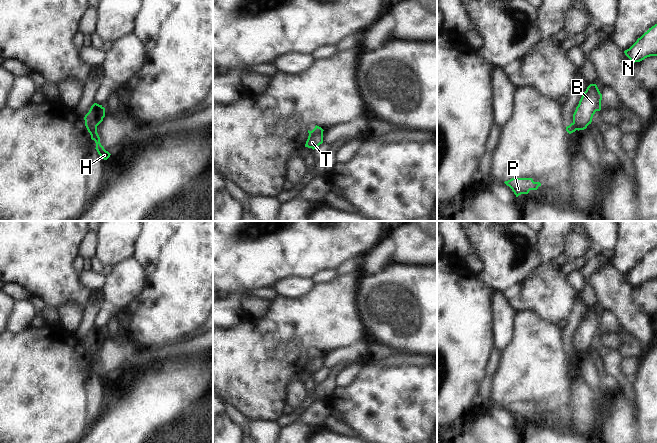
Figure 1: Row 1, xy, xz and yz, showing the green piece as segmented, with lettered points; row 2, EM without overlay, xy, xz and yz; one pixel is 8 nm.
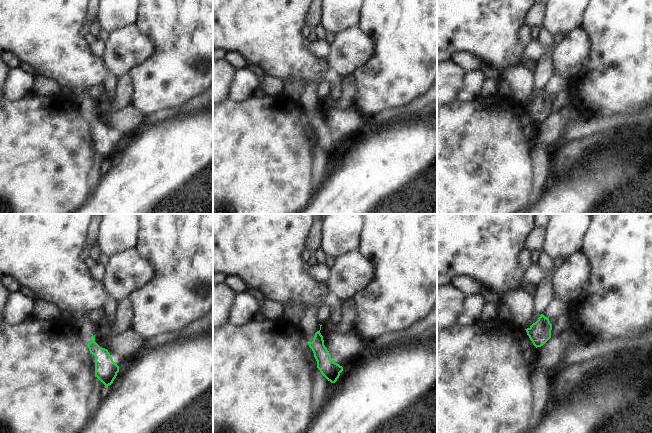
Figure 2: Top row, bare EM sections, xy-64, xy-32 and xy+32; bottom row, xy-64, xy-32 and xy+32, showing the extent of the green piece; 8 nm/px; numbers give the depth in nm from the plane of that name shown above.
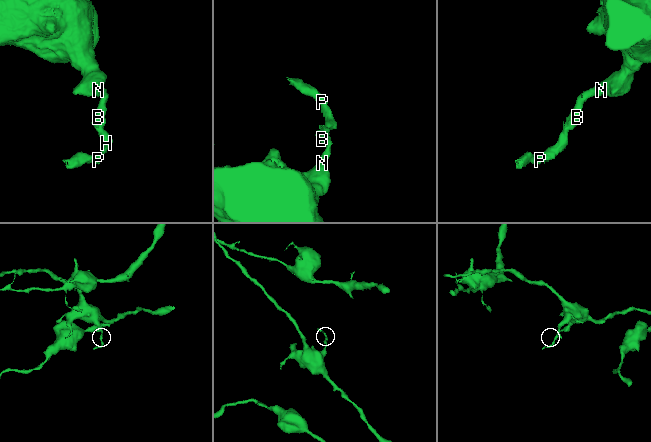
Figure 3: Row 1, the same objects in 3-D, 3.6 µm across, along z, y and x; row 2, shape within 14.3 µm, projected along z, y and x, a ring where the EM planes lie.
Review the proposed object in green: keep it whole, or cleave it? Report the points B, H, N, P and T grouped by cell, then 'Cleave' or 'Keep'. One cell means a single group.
Groups: B N T / H P. Cleave

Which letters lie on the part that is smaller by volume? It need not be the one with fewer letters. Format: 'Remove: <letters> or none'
Remove: H, P

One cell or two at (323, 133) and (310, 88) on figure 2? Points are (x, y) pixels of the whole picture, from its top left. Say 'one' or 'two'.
one

